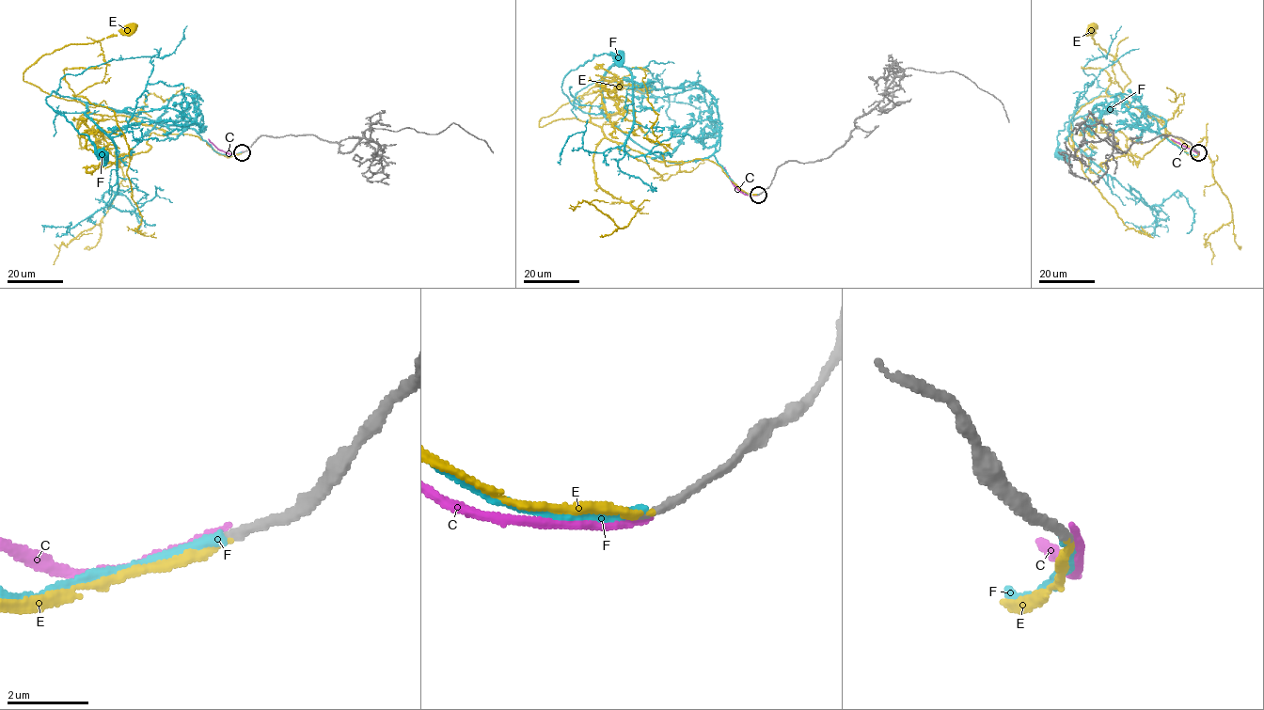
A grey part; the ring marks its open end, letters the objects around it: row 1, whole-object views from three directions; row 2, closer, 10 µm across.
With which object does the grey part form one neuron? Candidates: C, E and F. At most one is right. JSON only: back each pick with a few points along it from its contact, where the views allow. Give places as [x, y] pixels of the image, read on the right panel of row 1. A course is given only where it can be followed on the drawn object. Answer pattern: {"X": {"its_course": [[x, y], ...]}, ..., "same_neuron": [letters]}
{"E": {"its_course": [[1198, 152], [1182, 150], [1162, 134], [1160, 118], [1122, 98], [1130, 81], [1095, 42], [1092, 28]]}, "same_neuron": ["E"]}

